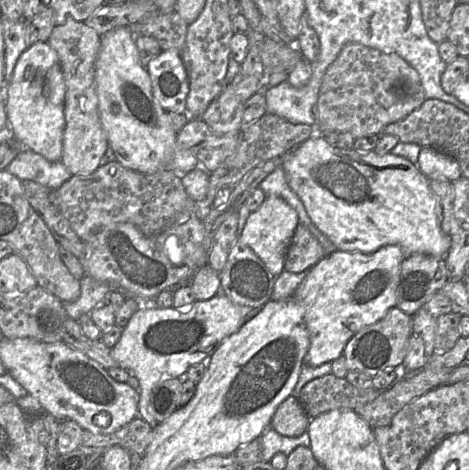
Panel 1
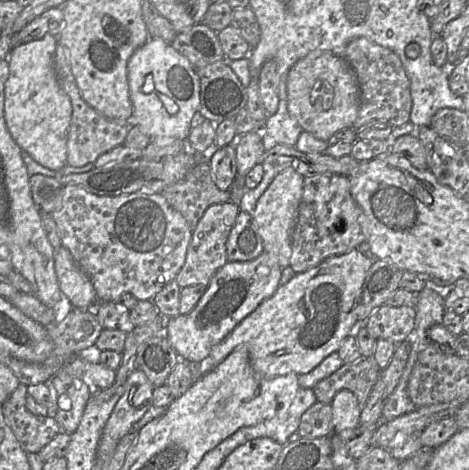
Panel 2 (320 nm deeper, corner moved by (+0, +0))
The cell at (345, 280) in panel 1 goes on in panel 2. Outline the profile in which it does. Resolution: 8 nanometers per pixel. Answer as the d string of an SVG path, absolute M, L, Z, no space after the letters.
M353 249L345 254L331 256L317 266L296 274L287 284L279 286L271 297L264 300L223 341L212 348L208 357L200 362L202 373L212 370L238 346L248 349L252 367L261 377L270 378L288 373L300 375L312 371L328 355L338 351L343 339L358 321L363 283L373 263L357 249Z

